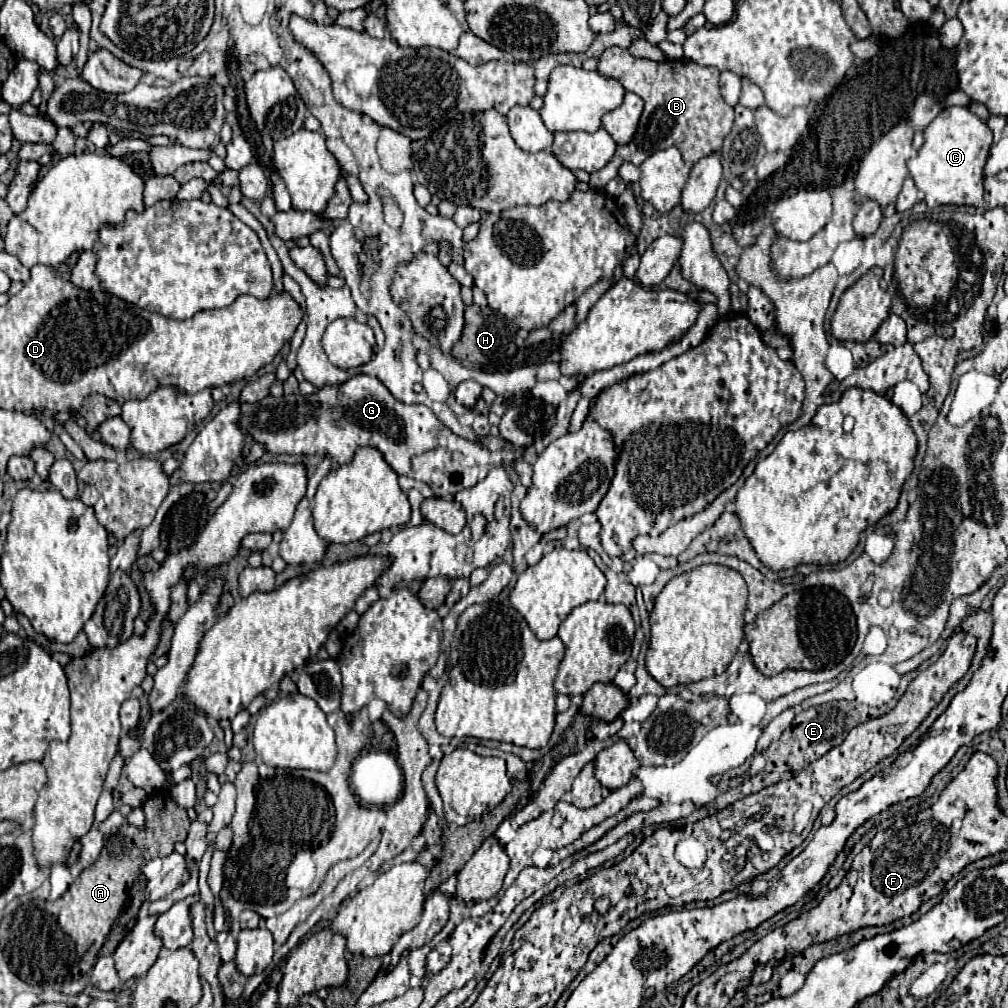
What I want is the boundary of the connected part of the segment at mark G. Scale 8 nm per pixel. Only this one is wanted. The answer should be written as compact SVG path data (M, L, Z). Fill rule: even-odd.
M355 375L343 385L325 385L315 395L283 395L283 397L275 399L269 395L257 403L241 403L239 427L245 433L249 433L257 443L261 443L267 453L323 455L343 465L353 459L353 453L357 447L371 445L371 447L377 447L385 455L387 463L393 467L397 475L407 475L421 483L427 483L435 491L437 497L455 495L457 491L473 487L475 483L483 481L485 475L493 467L515 463L519 459L519 453L523 451L521 447L499 447L497 451L491 451L483 443L463 439L455 435L451 429L447 429L427 405L419 405L419 403L407 405L407 403L397 401L389 393L389 389L377 377L371 377L371 375ZM333 417L343 419L345 427L333 427L331 425Z

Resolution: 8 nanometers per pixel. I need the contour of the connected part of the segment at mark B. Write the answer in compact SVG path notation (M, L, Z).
M609 47L599 59L599 71L619 79L625 91L633 91L643 97L645 109L633 141L625 147L617 147L611 161L603 169L591 173L589 187L593 191L603 189L617 175L623 161L641 165L643 159L667 147L677 147L683 161L687 165L695 165L711 151L719 151L725 135L733 127L733 107L729 107L721 97L717 67L703 67L689 59L679 59L675 63L667 59L663 63L655 63L651 59L637 59L627 49Z

